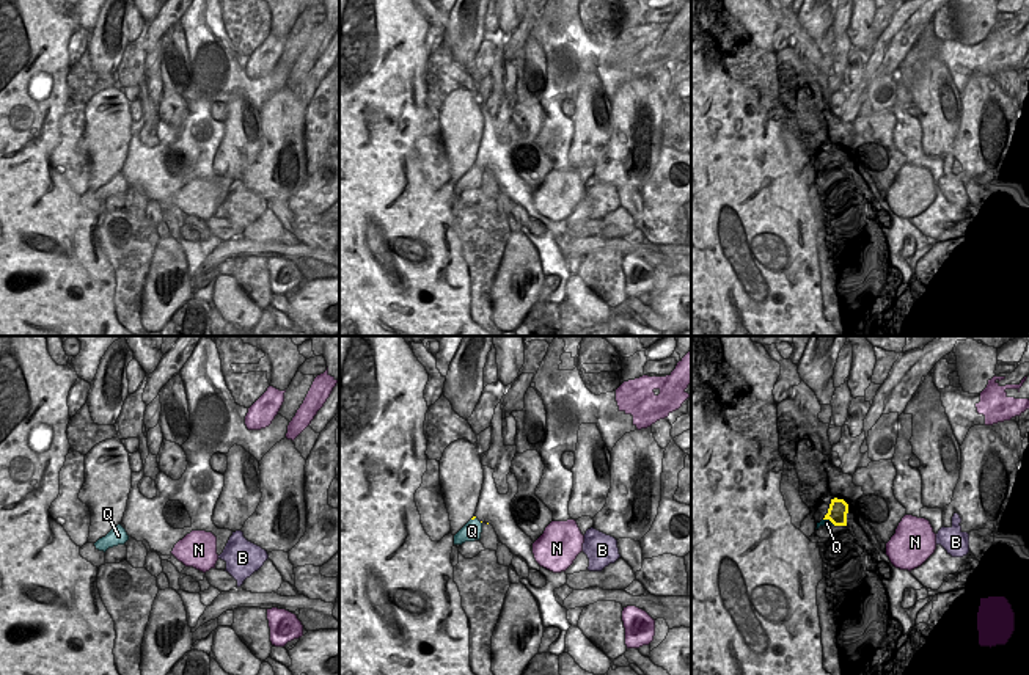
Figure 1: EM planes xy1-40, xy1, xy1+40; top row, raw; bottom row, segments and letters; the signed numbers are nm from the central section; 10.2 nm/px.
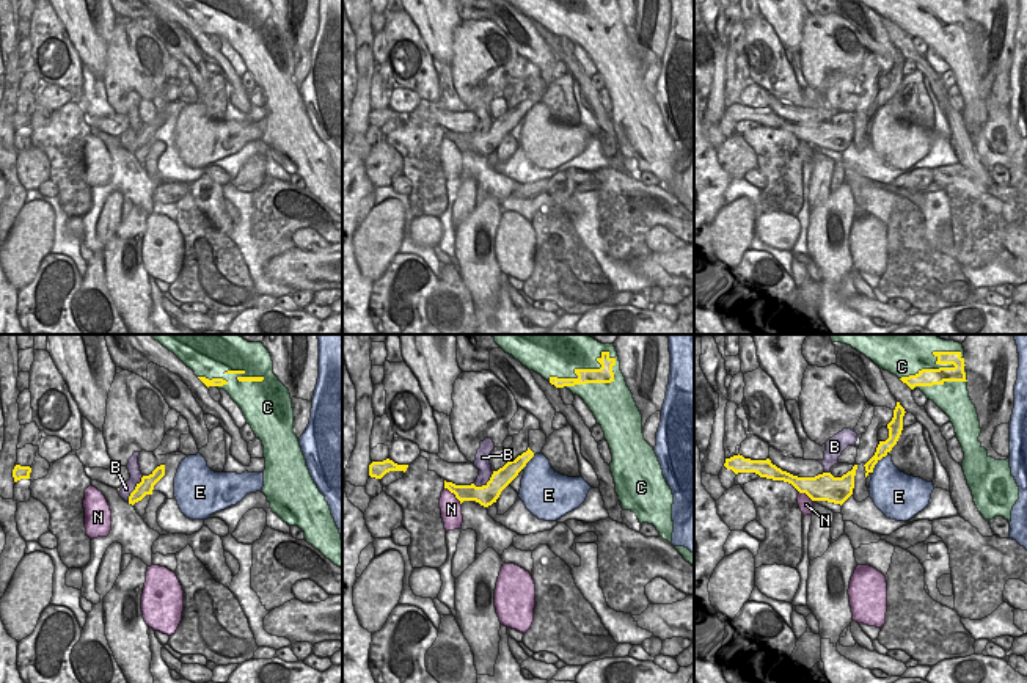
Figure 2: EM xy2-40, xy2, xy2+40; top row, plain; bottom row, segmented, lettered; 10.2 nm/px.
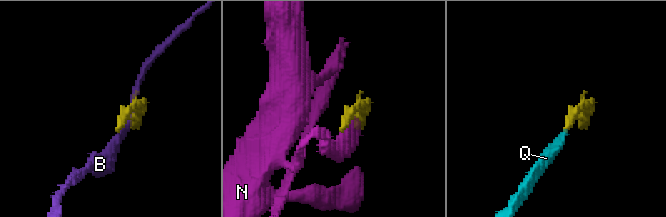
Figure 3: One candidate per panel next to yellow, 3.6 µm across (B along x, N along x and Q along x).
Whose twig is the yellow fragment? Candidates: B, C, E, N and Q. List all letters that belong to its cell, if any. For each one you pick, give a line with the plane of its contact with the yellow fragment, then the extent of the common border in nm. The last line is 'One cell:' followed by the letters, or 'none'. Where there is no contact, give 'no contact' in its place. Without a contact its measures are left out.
Q: meets yellow in xy1+40; contact 140 nm long
One cell: Q

